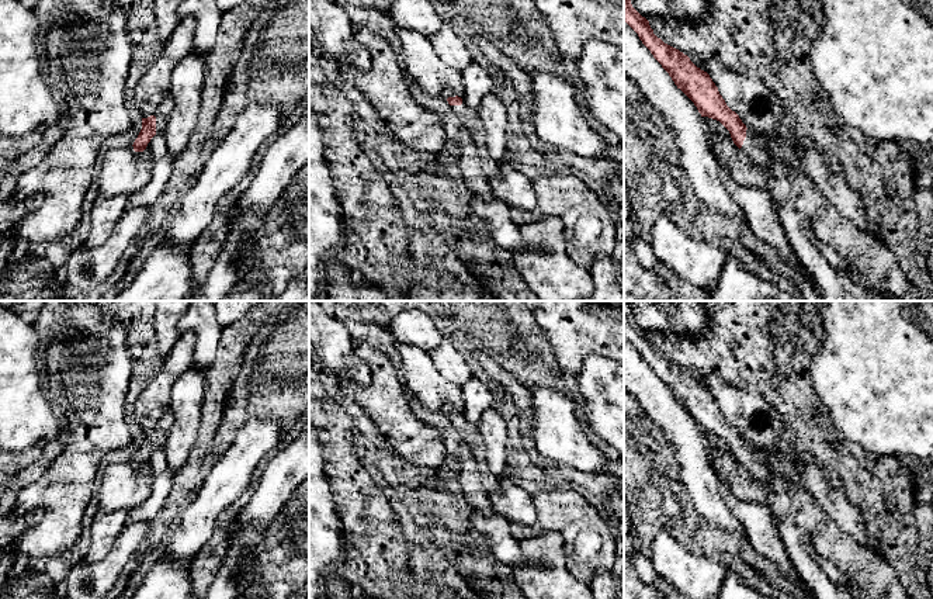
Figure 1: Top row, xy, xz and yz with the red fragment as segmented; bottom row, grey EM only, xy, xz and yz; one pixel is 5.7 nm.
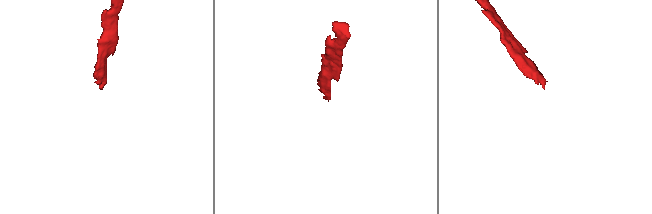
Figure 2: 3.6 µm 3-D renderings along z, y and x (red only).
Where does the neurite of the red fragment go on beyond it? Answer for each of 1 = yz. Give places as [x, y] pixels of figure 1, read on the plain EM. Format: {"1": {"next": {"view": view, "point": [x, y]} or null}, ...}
{"1": {"next": {"view": "yz", "point": [751, 463]}}}

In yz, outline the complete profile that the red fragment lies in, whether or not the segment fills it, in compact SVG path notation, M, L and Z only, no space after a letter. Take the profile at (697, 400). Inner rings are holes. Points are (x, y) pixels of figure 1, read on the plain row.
M625 304L624 337L638 349L642 359L669 388L677 404L694 418L701 432L719 436L729 446L732 457L753 477L769 481L776 475L759 461L739 430L726 420L710 389L697 382L687 370L665 359L653 349L649 336L632 322Z

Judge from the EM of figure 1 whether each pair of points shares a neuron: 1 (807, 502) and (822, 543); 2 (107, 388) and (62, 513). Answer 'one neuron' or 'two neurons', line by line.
1: one neuron
2: one neuron

